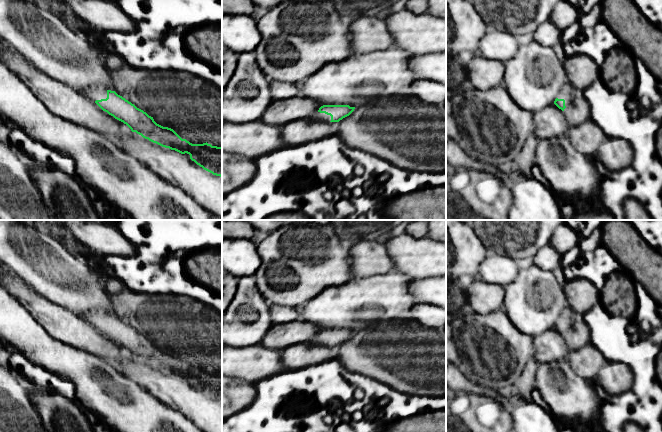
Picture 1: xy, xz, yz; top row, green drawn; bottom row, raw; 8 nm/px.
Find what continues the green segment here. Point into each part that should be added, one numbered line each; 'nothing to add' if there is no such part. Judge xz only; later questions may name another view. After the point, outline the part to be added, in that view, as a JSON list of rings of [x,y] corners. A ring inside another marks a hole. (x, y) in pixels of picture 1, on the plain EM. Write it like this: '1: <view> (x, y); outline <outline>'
1: xz (322, 341); outline [[[316,335],[314,337],[314,339],[312,340],[313,343],[317,344],[317,345],[320,345],[320,346],[325,346],[325,347],[328,347],[331,345],[331,340],[330,339],[327,339],[325,337],[320,337],[318,335]]]

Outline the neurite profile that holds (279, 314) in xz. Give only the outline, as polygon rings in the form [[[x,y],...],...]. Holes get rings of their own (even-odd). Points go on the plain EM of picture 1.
[[[272,304],[270,307],[270,317],[274,325],[290,323],[298,319],[301,308],[287,307]]]

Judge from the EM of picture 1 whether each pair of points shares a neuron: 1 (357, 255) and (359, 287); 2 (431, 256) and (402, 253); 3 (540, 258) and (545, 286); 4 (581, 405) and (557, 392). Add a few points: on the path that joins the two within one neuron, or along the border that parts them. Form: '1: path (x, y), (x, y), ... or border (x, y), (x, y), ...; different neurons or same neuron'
1: border (381, 274), (353, 278); different neurons
2: path (424, 256), (411, 256), (409, 254); same neuron
3: border (534, 264), (552, 272); different neurons
4: path (575, 402), (563, 392); same neuron

